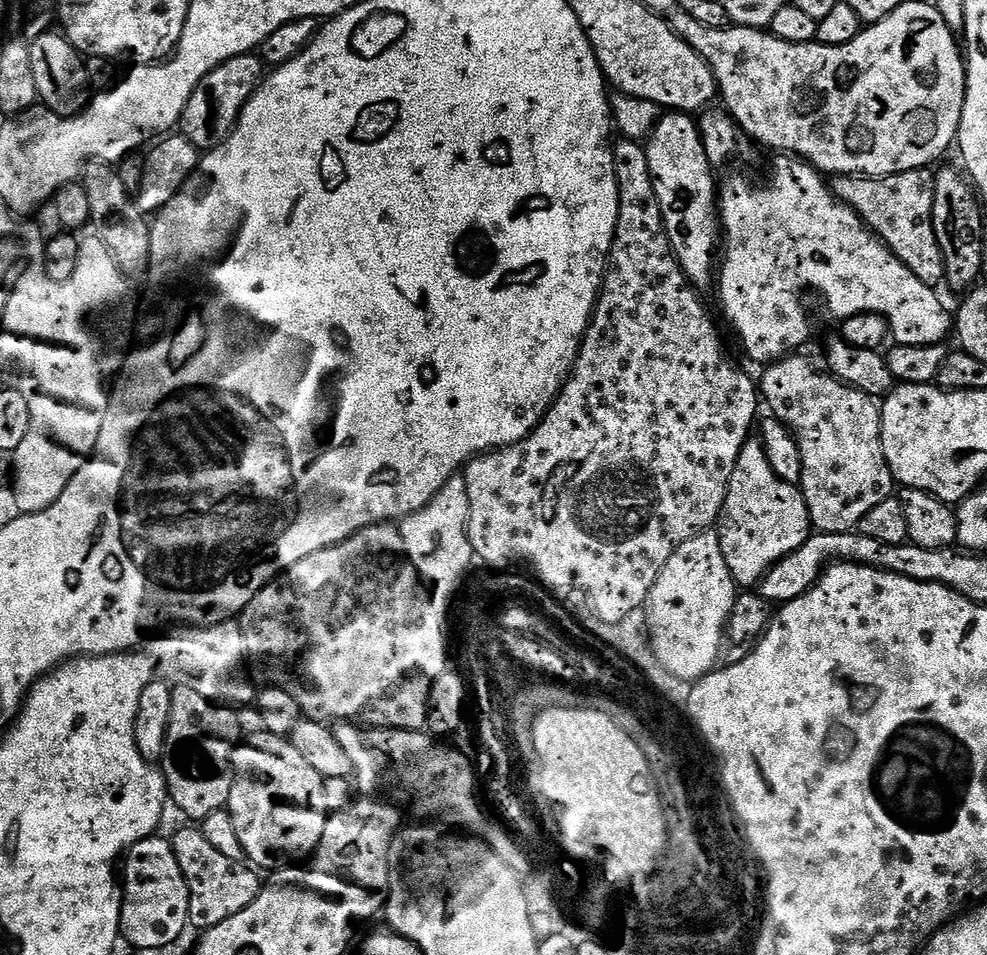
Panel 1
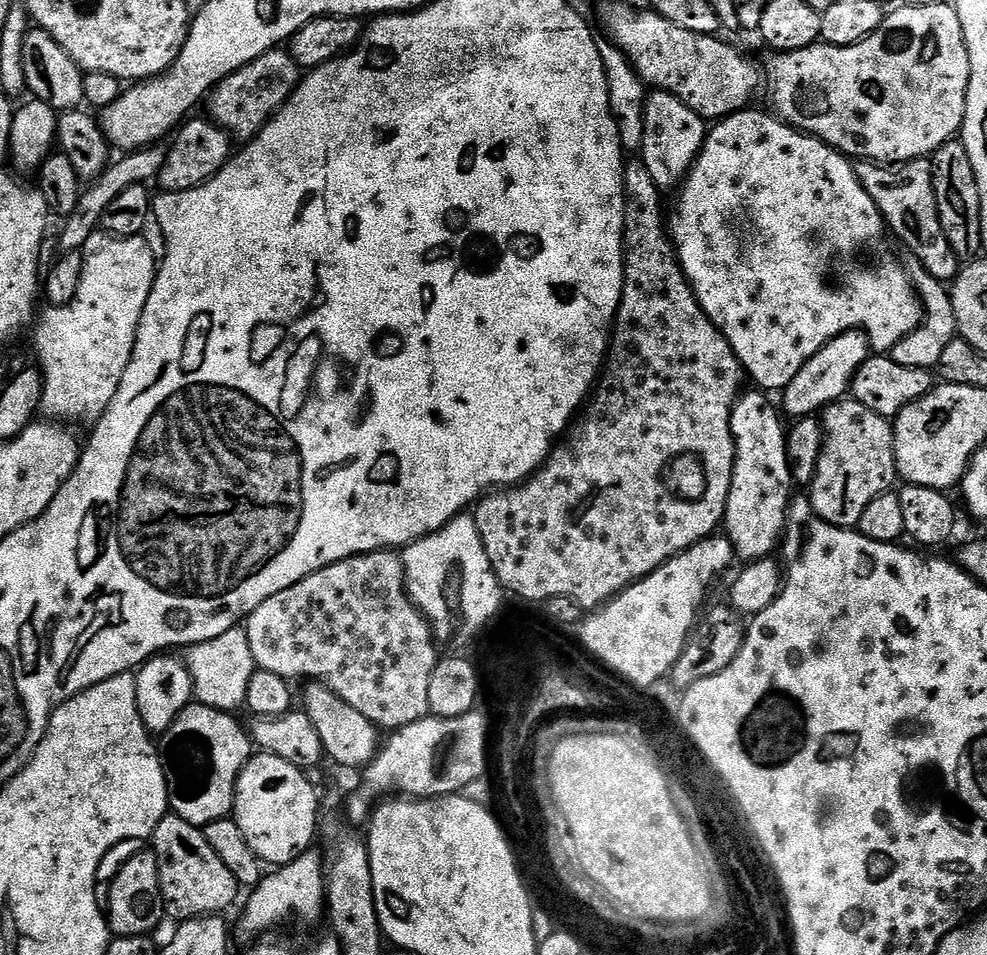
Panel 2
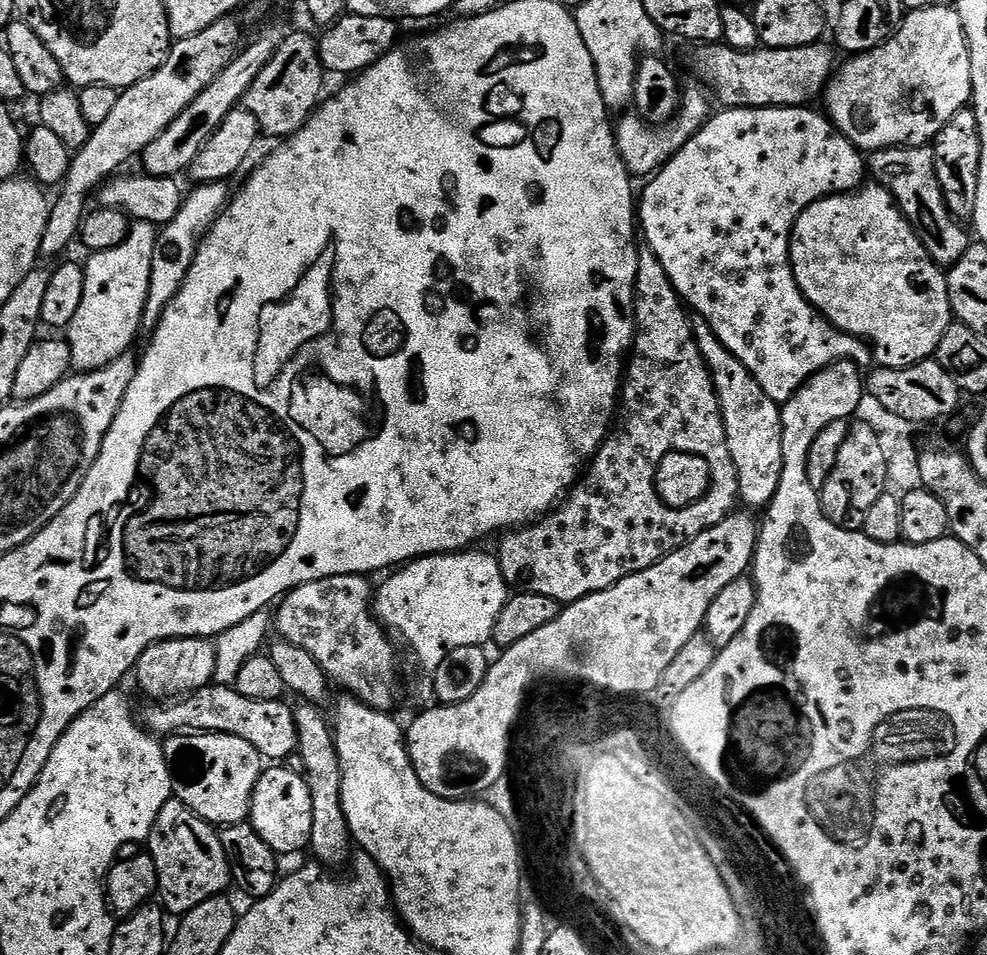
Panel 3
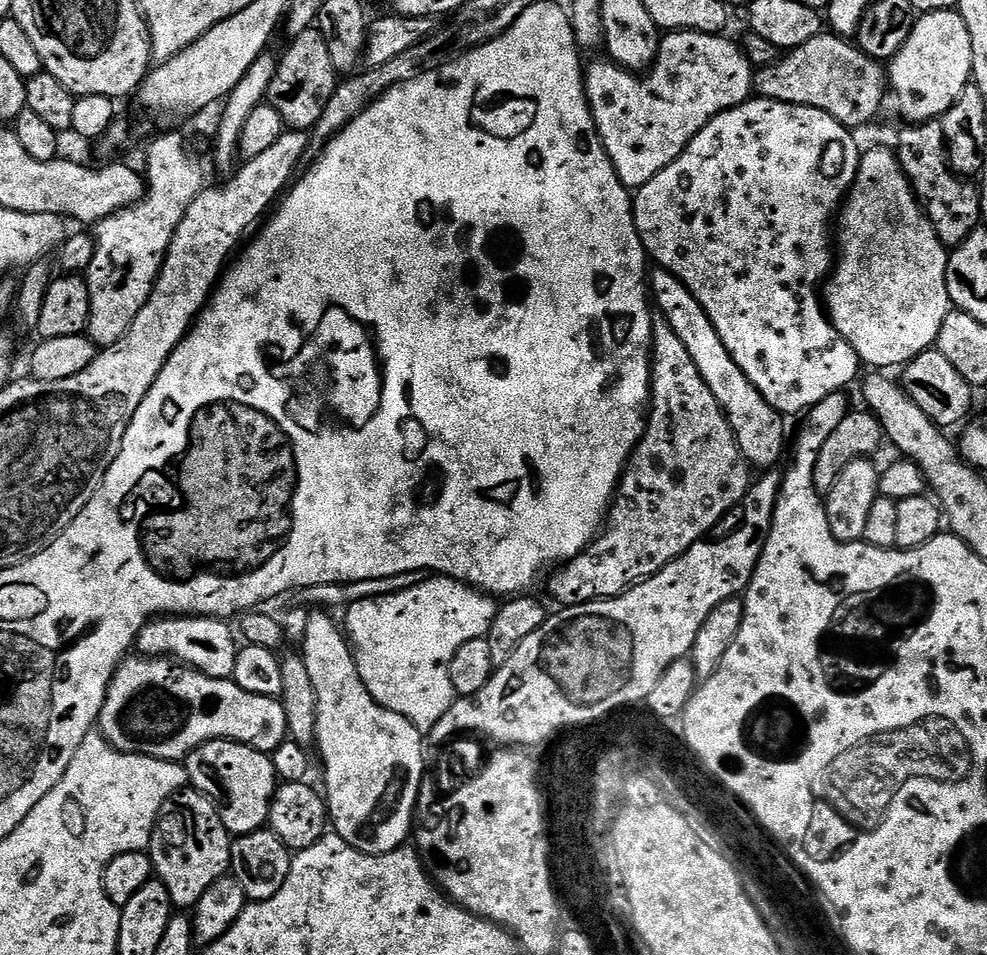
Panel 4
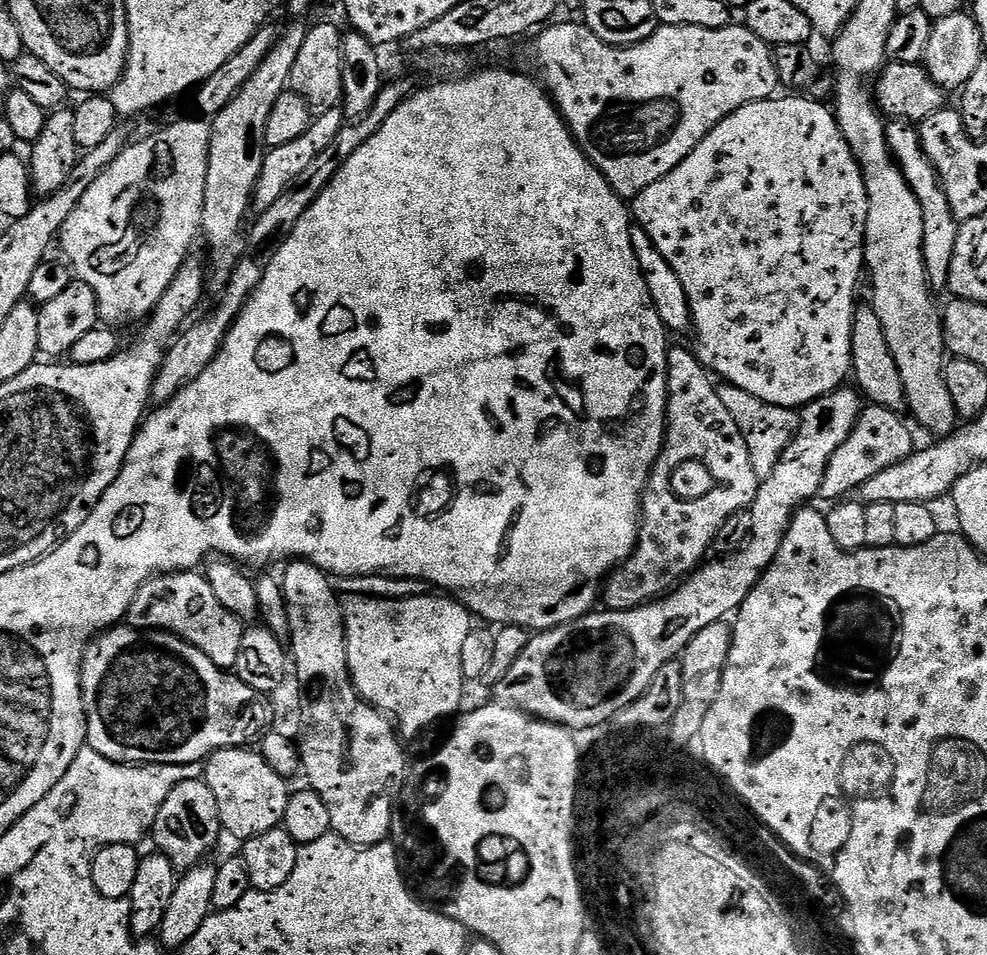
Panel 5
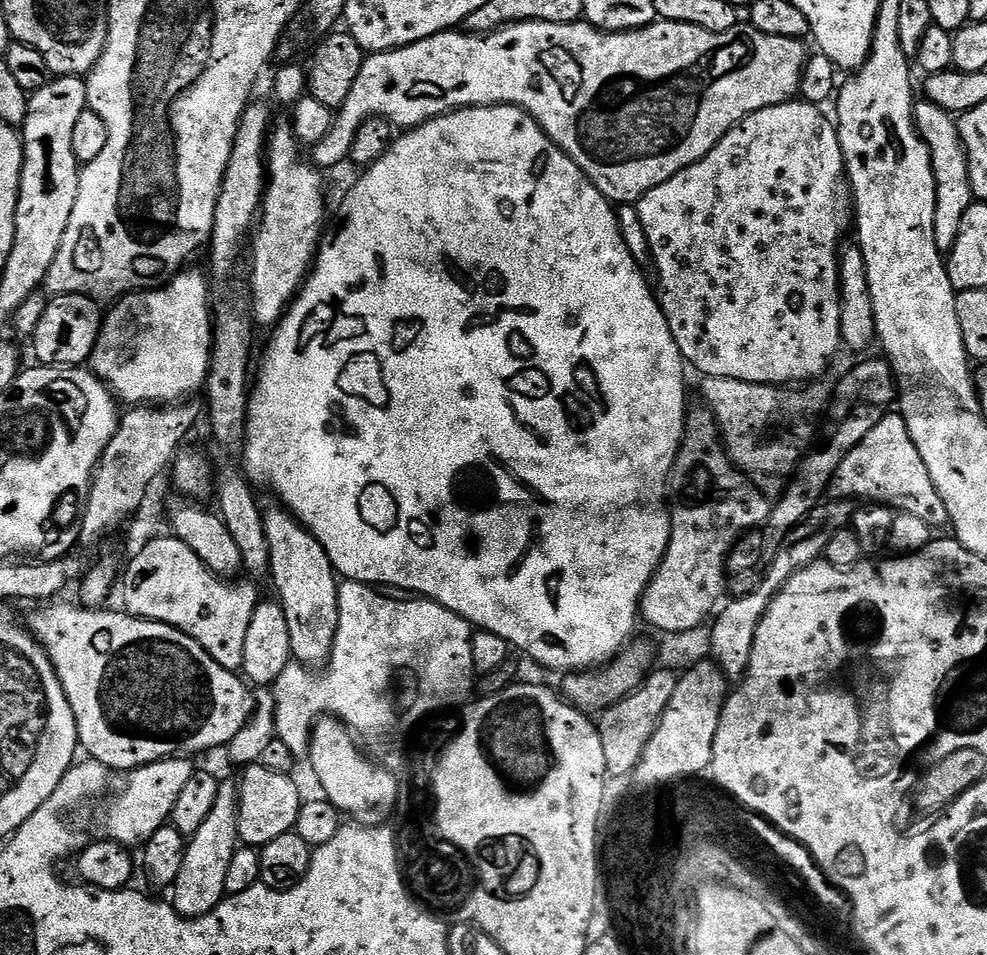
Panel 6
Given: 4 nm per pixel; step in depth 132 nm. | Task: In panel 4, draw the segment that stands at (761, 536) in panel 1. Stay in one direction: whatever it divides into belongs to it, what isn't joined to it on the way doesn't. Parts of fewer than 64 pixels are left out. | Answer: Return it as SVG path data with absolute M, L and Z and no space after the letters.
M653 267L648 278L648 287L651 299L654 301L655 311L666 322L670 322L674 334L678 334L678 338L682 338L686 350L690 350L690 358L694 358L694 366L698 366L698 374L702 374L702 378L710 386L714 398L718 398L718 406L724 412L724 417L730 422L738 446L748 459L749 465L753 469L760 468L759 470L775 469L780 455L783 452L785 455L786 452L786 444L784 448L785 417L778 410L774 410L774 406L770 406L770 402L766 402L766 398L762 398L762 394L756 389L754 382L750 382L750 378L746 378L746 374L742 374L738 362L734 362L734 358L730 358L730 350L726 350L722 338L718 338L718 330L714 330L714 322L710 322L710 314L706 314L706 310L702 310L702 302L698 302L698 298L694 298L694 294L690 294L690 290L686 290L686 286L677 276L670 274L670 270L665 268Z

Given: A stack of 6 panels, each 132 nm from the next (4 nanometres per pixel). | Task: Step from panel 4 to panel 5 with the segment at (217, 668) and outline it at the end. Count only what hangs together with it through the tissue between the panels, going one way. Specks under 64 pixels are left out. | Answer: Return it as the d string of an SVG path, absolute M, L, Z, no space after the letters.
M199 571L166 572L157 574L140 587L126 617L131 627L157 632L171 632L180 636L190 646L202 650L210 662L225 670L235 669L238 662L238 646L242 646L245 625L210 590L207 575Z

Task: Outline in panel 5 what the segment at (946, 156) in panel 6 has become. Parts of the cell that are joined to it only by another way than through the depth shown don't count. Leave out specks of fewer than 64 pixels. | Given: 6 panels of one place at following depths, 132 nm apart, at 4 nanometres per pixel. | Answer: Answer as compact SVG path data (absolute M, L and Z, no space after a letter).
M889 119L886 124L886 142L892 152L900 173L906 178L910 190L918 198L922 206L922 222L924 223L924 265L928 271L928 282L933 289L940 290L947 285L950 274L950 261L954 258L954 242L958 238L960 224L950 214L950 201L946 198L946 190L942 190L942 182L926 154L922 150L920 130L909 120Z

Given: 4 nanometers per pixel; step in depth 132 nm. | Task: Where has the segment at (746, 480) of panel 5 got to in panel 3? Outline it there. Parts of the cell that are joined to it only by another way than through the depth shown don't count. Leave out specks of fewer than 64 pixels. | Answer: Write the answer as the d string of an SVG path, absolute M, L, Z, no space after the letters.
M646 246L641 247L636 275L636 338L632 341L630 359L627 361L626 371L622 376L622 391L618 397L618 419L605 438L604 445L596 451L586 471L577 479L574 487L565 495L559 506L541 516L539 520L533 520L523 528L509 530L499 537L498 559L504 581L513 589L534 594L546 594L546 598L554 598L564 606L573 604L575 600L581 600L590 594L598 594L614 586L622 578L654 566L663 556L676 552L682 545L690 543L694 537L702 534L707 528L712 528L718 522L722 522L733 511L739 494L736 467L734 458L730 454L730 446L726 442L724 419L720 413L718 394L714 390L712 371L706 366L696 345L696 339L692 333L692 320L680 295L674 290L666 270L662 270L662 262L658 262L658 258Z

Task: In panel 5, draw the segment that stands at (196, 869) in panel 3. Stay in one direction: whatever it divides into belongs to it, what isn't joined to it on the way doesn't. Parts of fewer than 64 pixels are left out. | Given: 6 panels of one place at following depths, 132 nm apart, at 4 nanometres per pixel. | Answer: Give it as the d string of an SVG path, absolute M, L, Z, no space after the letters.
M203 778L178 782L174 790L162 802L158 810L158 818L150 833L150 840L156 843L155 851L161 856L170 858L177 870L194 868L209 859L216 839L222 836L220 811L218 802L214 802L214 794L210 794L210 786Z

